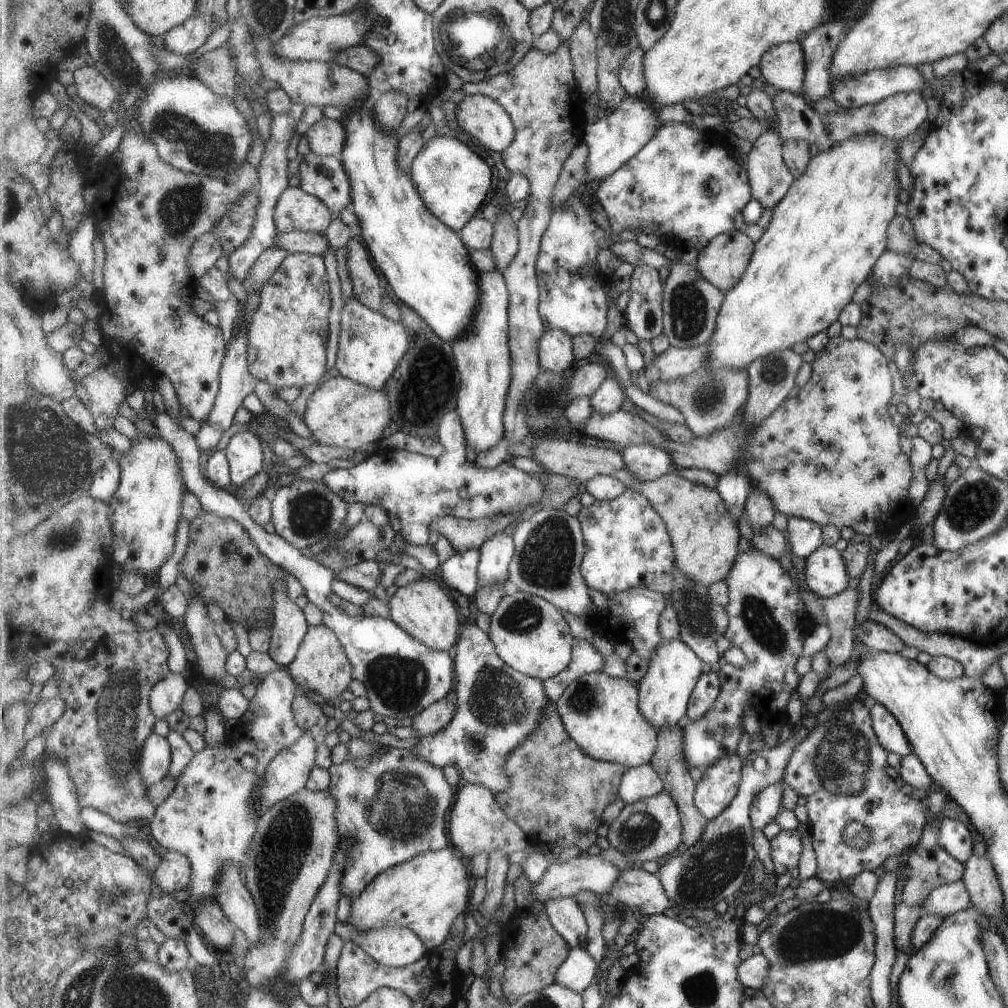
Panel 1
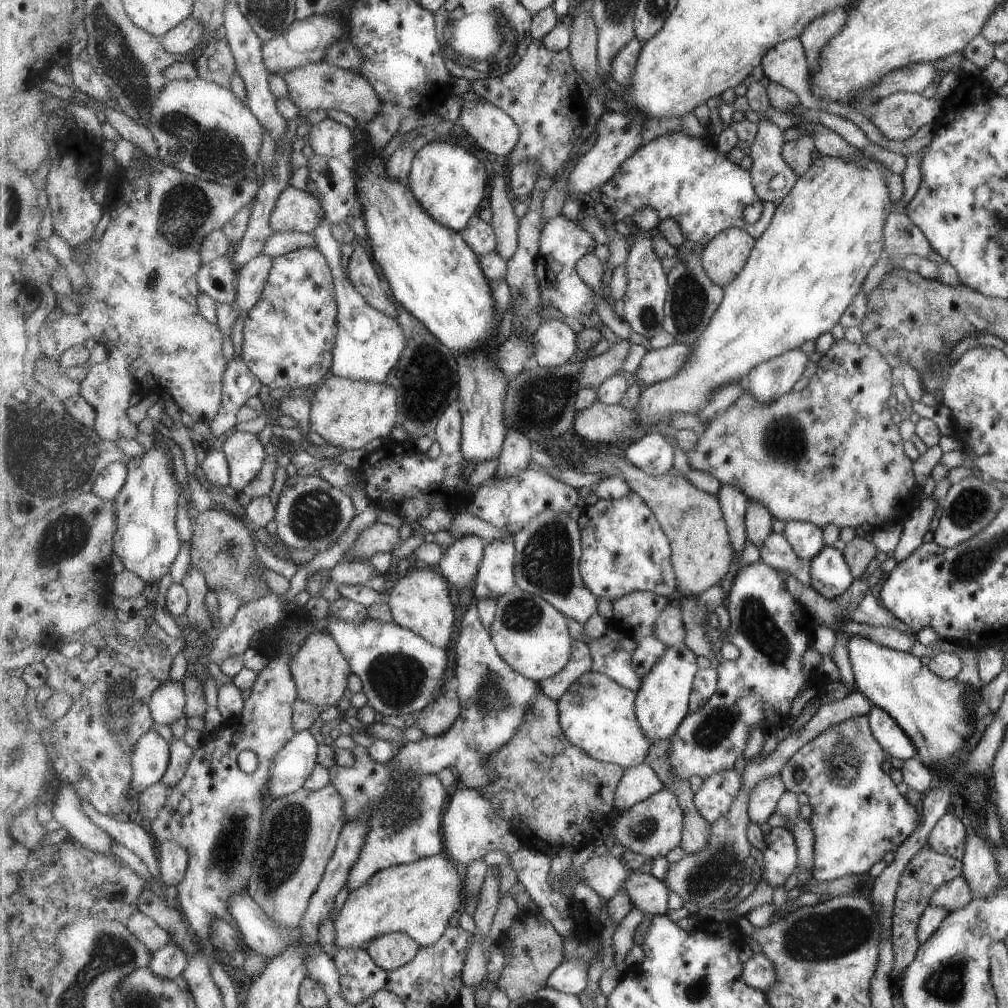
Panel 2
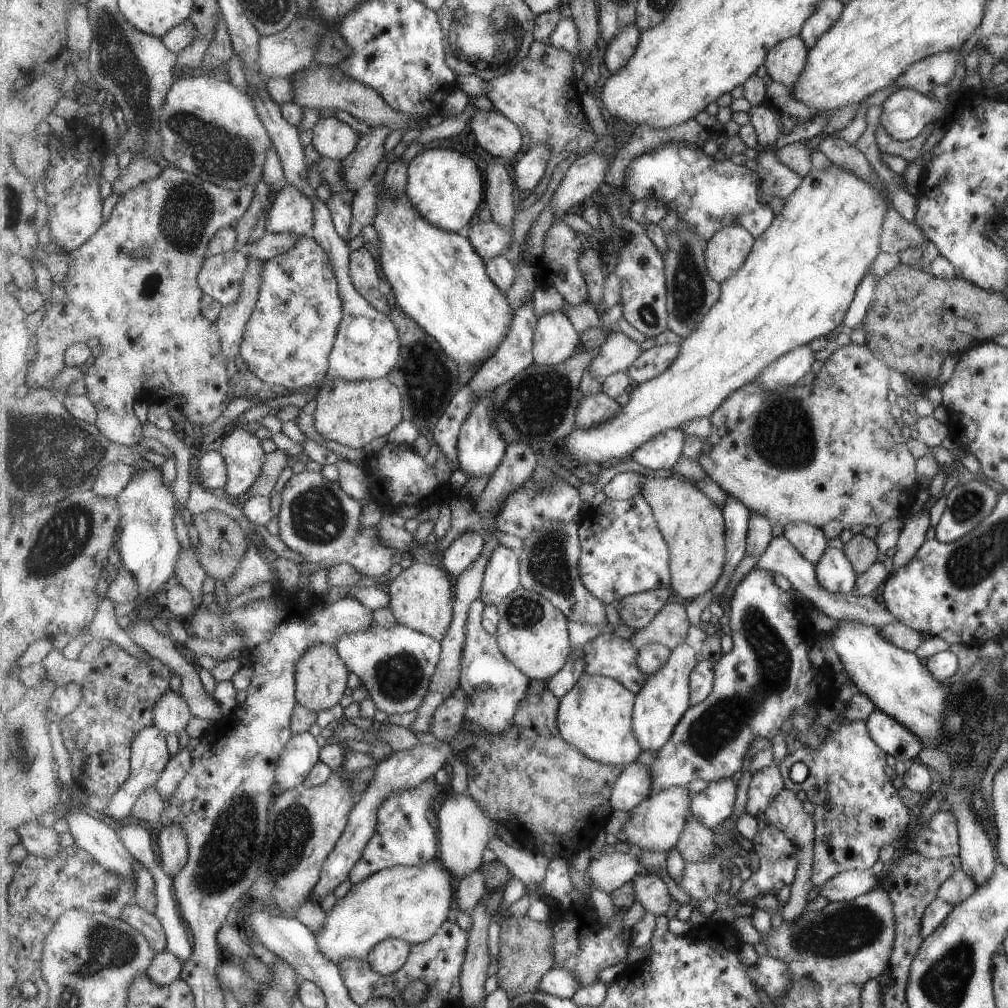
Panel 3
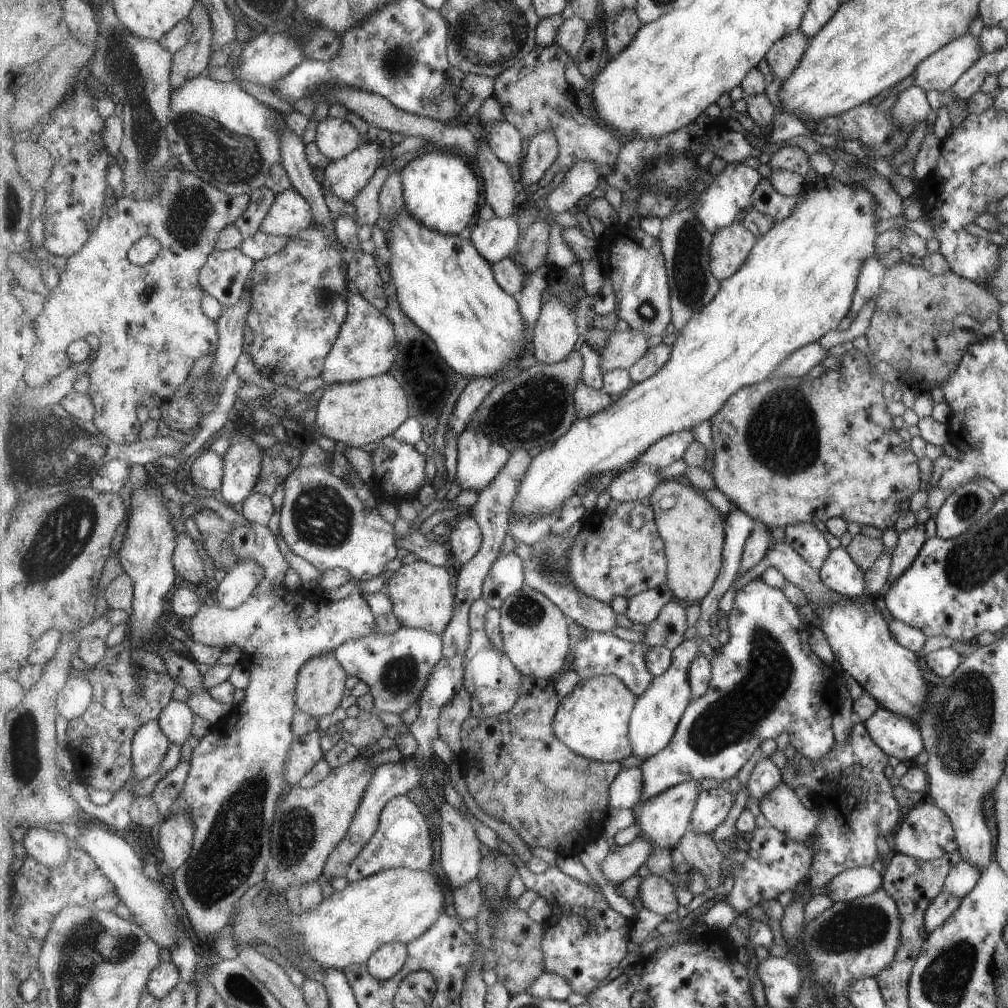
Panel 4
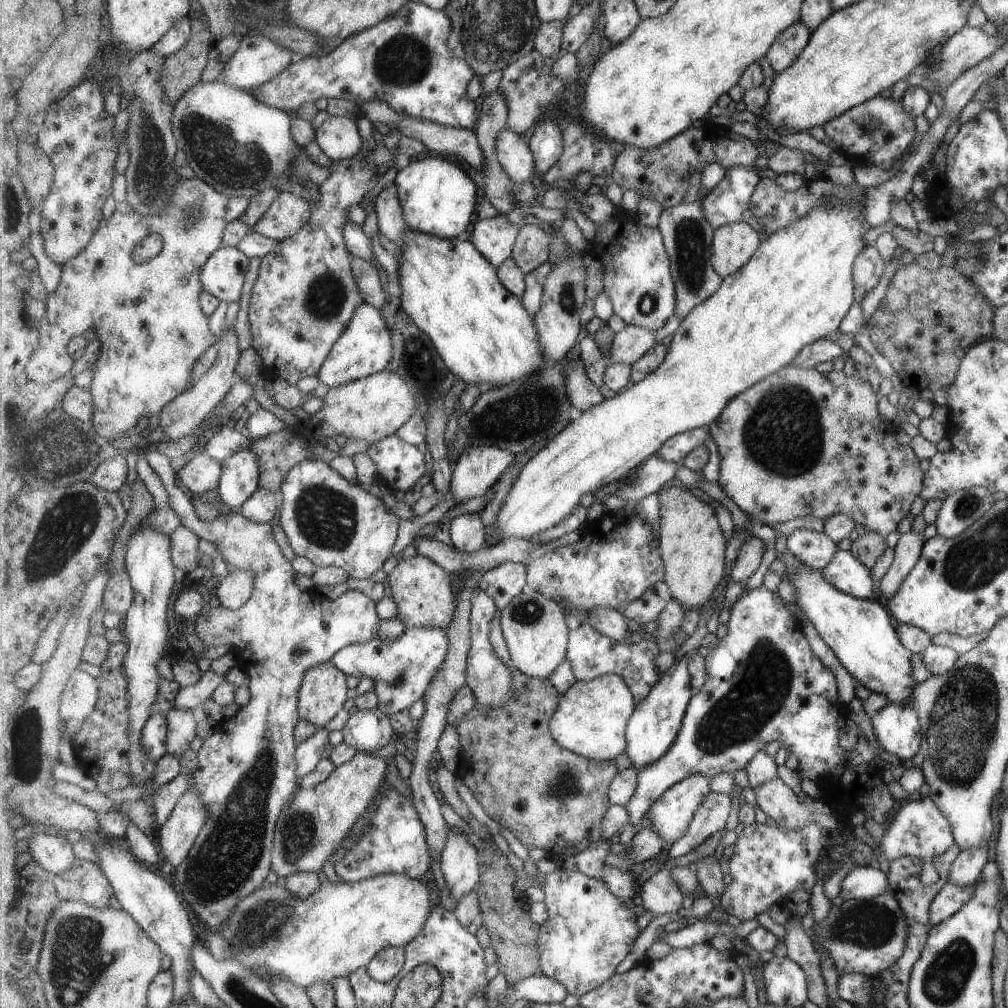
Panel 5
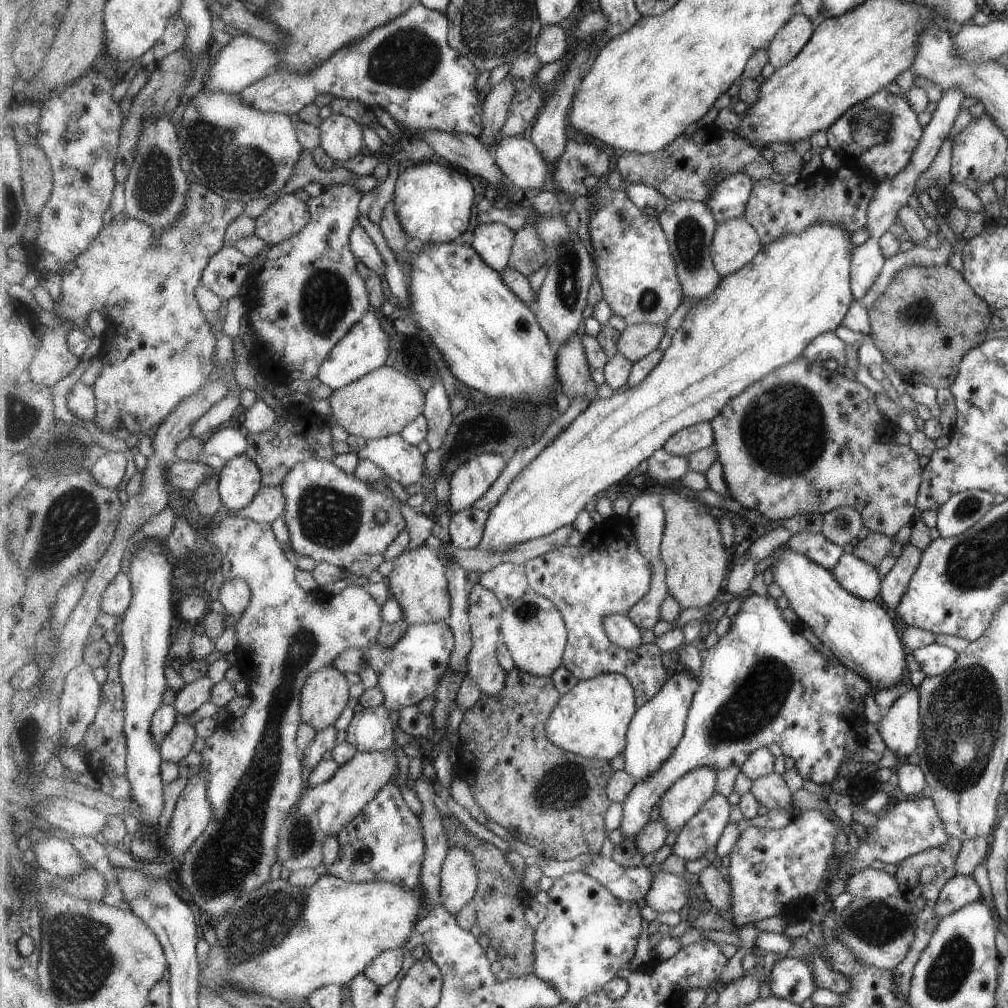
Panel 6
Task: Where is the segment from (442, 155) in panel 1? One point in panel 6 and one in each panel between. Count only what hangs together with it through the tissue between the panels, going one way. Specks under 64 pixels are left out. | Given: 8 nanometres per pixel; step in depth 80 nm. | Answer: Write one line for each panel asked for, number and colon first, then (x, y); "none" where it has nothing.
2: (450, 183)
3: (445, 185)
4: (441, 191)
5: (438, 198)
6: (435, 203)

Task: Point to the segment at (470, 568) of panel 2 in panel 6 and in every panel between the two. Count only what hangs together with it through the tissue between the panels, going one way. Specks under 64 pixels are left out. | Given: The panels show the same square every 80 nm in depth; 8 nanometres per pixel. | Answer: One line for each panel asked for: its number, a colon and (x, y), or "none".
3: (467, 548)
4: (466, 538)
5: (468, 533)
6: (466, 528)

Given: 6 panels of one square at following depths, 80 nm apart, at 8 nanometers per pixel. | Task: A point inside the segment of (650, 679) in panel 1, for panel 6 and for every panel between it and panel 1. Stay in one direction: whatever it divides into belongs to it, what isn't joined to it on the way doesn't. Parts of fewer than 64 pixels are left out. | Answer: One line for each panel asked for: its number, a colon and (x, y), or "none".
2: (663, 702)
3: (667, 696)
4: (658, 713)
5: (654, 727)
6: (658, 726)

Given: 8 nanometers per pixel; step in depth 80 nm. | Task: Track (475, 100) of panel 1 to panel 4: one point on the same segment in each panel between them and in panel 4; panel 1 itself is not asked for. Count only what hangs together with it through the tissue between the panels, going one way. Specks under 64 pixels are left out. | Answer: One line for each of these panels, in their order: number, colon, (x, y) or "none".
2: (493, 129)
3: (495, 134)
4: (505, 139)

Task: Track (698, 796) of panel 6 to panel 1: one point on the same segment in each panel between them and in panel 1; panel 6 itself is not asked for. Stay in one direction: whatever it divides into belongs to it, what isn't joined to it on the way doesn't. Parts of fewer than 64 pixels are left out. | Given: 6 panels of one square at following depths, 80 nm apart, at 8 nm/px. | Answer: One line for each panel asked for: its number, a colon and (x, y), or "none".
1: (646, 830)
2: (652, 828)
3: (657, 823)
4: (664, 820)
5: (671, 814)

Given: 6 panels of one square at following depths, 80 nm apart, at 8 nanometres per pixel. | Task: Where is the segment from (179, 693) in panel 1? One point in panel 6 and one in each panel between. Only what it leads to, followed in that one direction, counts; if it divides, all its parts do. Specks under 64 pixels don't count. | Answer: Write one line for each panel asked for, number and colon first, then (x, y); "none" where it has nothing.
2: (168, 704)
3: (172, 715)
4: (177, 719)
5: (182, 723)
6: (179, 742)

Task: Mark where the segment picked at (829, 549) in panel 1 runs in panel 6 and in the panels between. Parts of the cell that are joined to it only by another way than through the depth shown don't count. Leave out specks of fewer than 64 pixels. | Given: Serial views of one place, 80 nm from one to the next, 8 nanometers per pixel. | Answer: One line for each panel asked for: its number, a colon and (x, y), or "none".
2: (829, 574)
3: (833, 571)
4: (838, 573)
5: (843, 571)
6: (860, 579)

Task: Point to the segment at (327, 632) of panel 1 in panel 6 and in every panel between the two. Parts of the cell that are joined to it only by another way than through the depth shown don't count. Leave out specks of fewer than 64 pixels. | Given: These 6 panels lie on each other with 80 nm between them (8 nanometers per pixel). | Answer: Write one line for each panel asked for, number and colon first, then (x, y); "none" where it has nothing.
2: (321, 671)
3: (321, 675)
4: (321, 686)
5: (323, 692)
6: (325, 694)

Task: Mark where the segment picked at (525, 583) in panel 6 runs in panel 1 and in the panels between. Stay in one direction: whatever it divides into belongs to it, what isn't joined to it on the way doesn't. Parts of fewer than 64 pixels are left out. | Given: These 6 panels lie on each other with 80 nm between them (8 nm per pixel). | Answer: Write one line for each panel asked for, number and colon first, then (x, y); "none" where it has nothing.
1: (497, 552)
2: (497, 574)
3: (503, 576)
4: (507, 576)
5: (505, 582)

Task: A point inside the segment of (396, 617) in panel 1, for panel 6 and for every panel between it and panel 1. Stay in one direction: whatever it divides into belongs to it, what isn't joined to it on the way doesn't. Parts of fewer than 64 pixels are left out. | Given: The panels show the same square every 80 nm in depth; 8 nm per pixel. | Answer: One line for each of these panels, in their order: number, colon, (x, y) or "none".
2: (420, 600)
3: (421, 596)
4: (422, 593)
5: (423, 590)
6: (419, 580)

